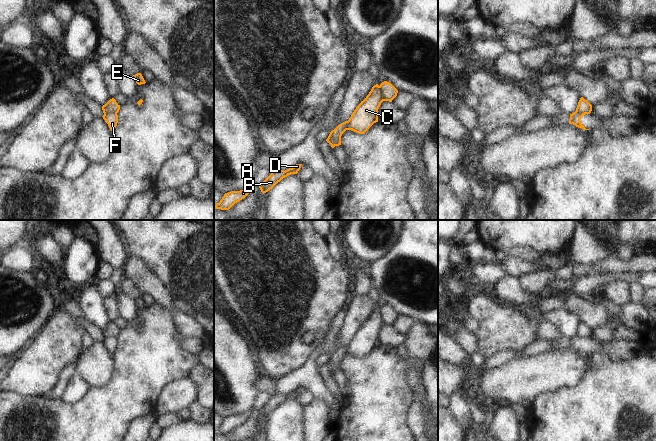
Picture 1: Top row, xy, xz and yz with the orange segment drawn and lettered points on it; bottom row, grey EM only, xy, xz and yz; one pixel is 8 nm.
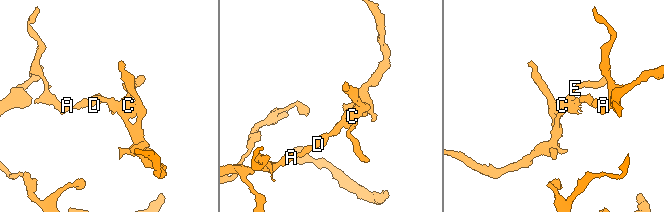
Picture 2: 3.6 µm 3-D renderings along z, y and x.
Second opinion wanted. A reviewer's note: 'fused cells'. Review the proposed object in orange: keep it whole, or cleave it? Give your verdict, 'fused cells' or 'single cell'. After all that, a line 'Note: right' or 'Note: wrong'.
fused cells
Note: right

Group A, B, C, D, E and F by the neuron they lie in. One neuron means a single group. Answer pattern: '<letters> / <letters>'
A B C D E / F

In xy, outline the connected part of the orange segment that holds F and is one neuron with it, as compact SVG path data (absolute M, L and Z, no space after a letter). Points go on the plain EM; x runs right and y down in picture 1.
M105 337L103 343L108 348L111 355L114 355L118 347L118 339L116 337Z

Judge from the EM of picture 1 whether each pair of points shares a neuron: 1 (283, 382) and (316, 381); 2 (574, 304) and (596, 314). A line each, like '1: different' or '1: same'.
1: same
2: same

